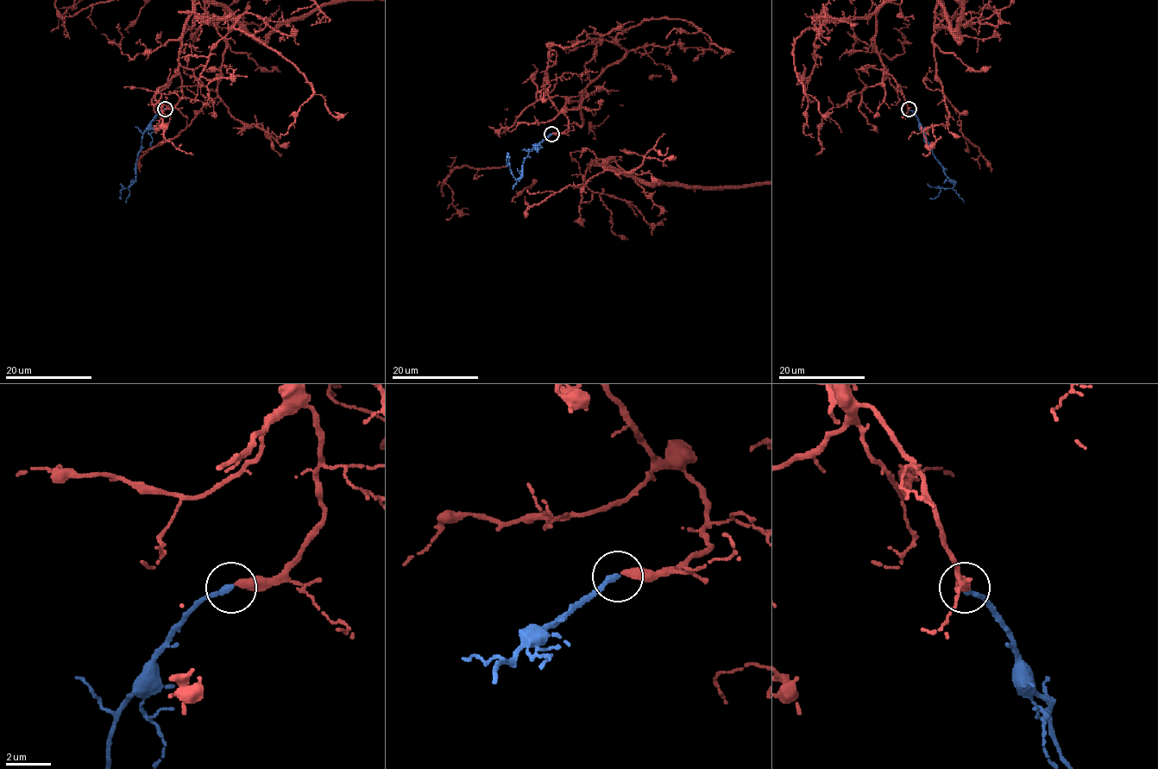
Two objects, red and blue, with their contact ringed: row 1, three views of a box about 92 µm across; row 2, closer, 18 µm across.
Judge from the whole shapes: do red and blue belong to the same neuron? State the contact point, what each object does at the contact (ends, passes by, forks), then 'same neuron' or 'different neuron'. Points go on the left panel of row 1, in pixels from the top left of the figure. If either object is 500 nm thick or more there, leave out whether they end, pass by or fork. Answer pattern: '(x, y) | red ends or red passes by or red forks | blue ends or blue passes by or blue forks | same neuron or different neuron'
(165, 109) | red ends | blue ends | same neuron

